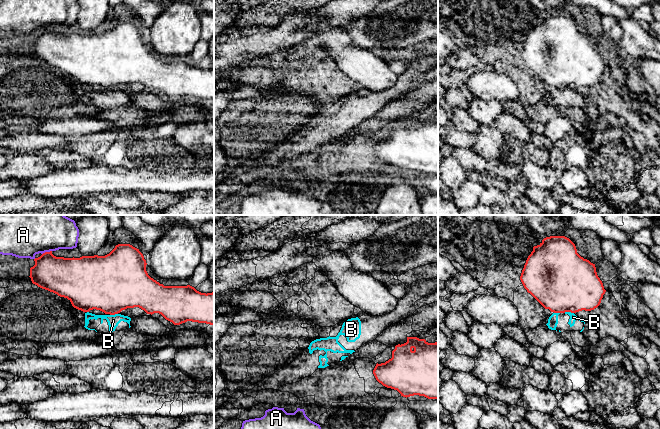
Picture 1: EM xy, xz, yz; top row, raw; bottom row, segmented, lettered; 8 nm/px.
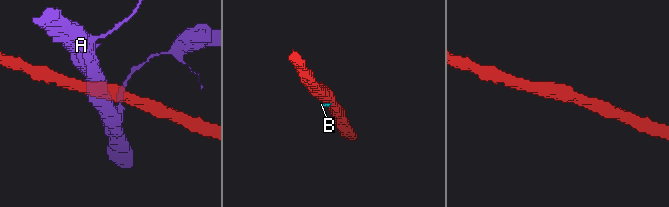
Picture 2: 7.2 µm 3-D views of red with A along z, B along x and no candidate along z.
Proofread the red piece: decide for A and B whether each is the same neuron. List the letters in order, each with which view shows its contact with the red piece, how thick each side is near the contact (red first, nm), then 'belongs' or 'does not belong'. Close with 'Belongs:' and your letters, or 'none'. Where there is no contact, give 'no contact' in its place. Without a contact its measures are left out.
A: xy | 300/280 nm | does not belong
B: yz | 500/60 nm | does not belong
Belongs: none

